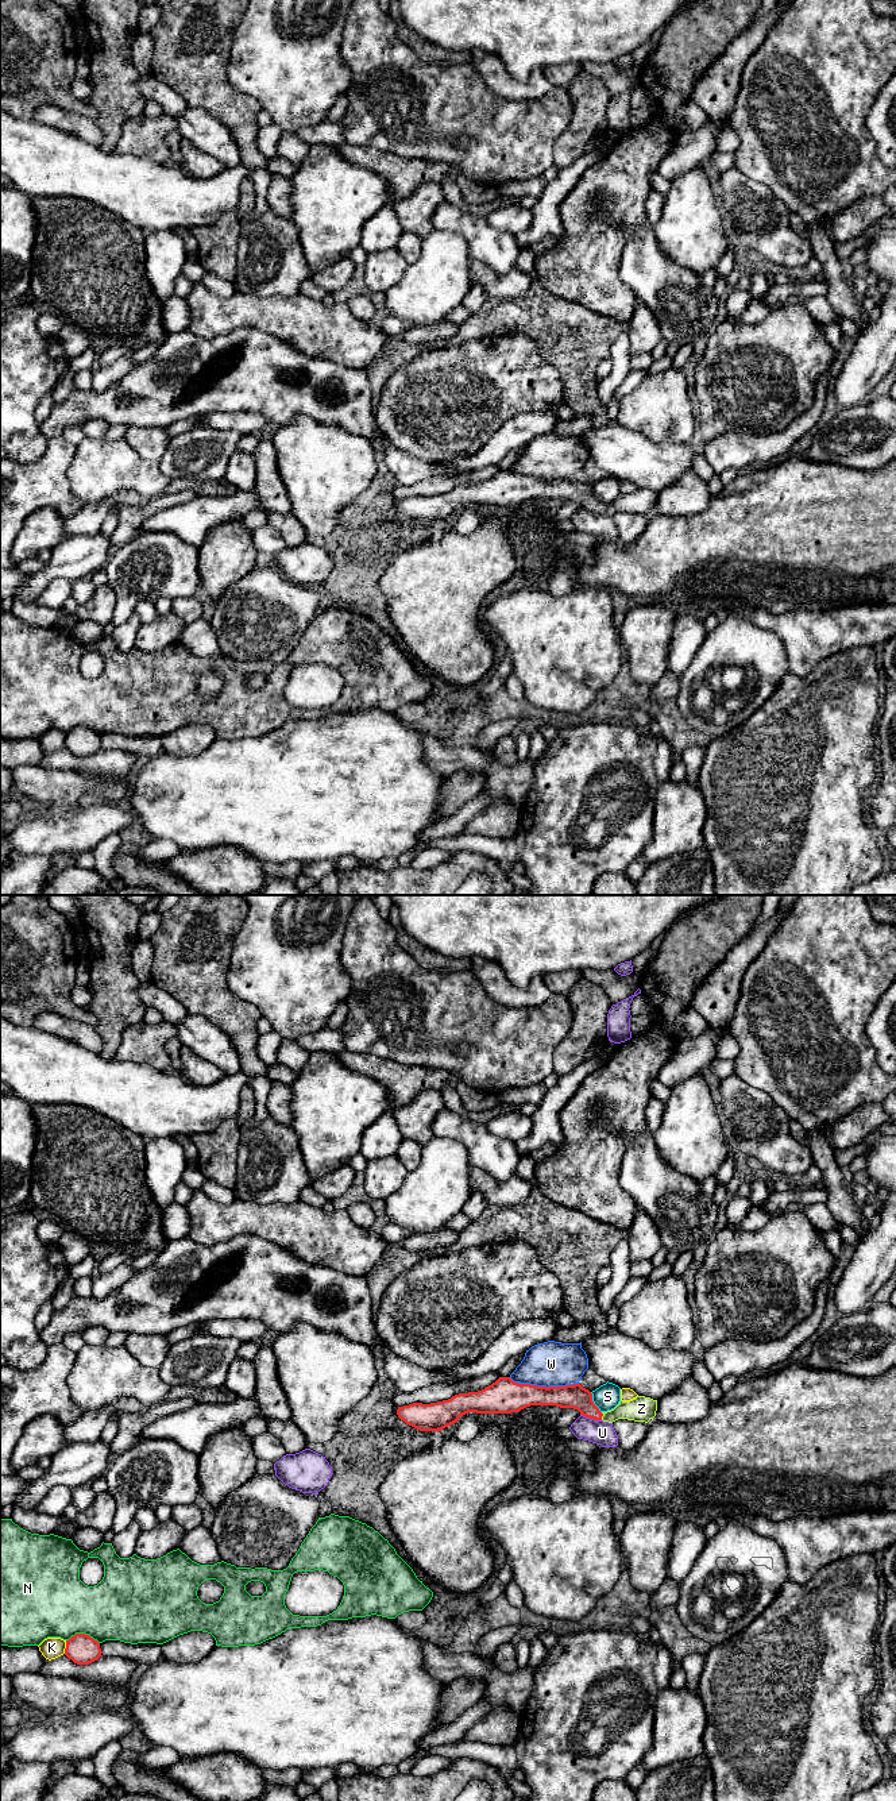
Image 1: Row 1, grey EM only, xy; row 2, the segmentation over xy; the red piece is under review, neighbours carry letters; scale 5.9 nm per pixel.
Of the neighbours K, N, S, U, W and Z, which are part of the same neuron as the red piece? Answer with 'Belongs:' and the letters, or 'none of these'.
Belongs: Z

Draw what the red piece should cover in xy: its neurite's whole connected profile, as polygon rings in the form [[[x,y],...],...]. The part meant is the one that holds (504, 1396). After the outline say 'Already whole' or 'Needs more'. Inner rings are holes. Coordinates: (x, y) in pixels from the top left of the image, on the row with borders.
[[[499,1377],[478,1392],[459,1393],[448,1400],[430,1404],[413,1403],[398,1407],[397,1415],[420,1431],[441,1431],[468,1412],[511,1414],[530,1405],[573,1408],[586,1418],[609,1423],[618,1419],[648,1423],[657,1411],[657,1400],[637,1396],[630,1401],[621,1400],[611,1411],[600,1412],[592,1401],[592,1393],[580,1384],[547,1388],[518,1384],[510,1377]]]. Needs more

